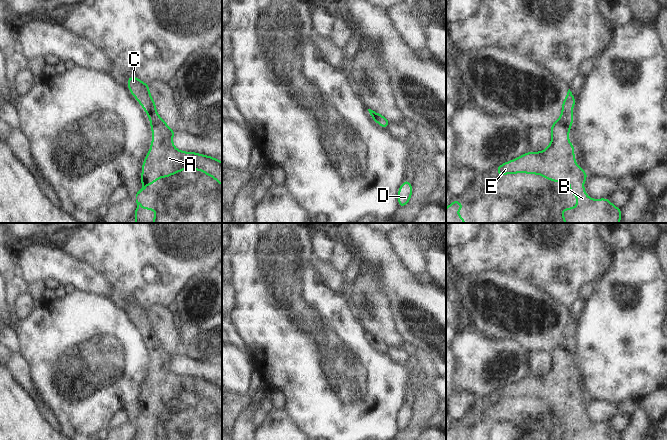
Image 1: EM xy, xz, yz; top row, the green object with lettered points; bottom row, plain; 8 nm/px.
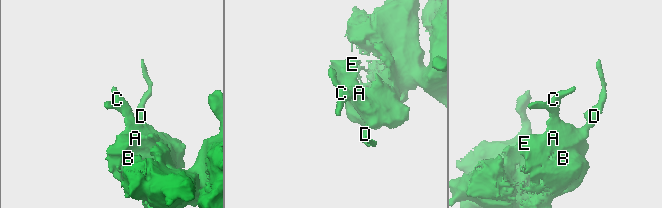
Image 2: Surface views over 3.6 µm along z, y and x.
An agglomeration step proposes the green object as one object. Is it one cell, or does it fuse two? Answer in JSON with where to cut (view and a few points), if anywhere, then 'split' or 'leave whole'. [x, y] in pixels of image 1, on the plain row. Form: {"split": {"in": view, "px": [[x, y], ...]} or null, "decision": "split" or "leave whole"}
{"split": null, "decision": "leave whole"}

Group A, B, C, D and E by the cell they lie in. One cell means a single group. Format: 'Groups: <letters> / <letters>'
Groups: A B C D E.

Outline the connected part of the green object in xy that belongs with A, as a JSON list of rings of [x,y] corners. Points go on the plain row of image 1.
[[[130,300],[127,310],[149,340],[153,358],[150,374],[143,385],[142,412],[137,416],[136,422],[148,408],[152,409],[157,403],[167,402],[184,393],[201,394],[222,410],[221,385],[195,376],[183,376],[174,371],[172,363],[175,354],[156,337],[156,328],[149,316],[149,309]]]

